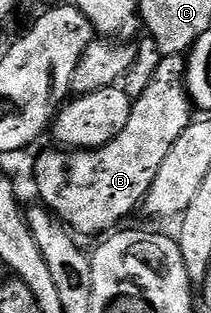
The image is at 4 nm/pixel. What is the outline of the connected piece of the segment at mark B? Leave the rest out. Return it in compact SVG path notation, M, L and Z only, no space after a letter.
M180 54L162 57L143 94L132 99L131 116L115 140L94 150L52 148L38 156L33 166L33 182L42 198L38 199L70 231L104 235L120 227L121 221L144 203L167 152L171 152L171 144L183 136L195 114L185 89L185 63Z

